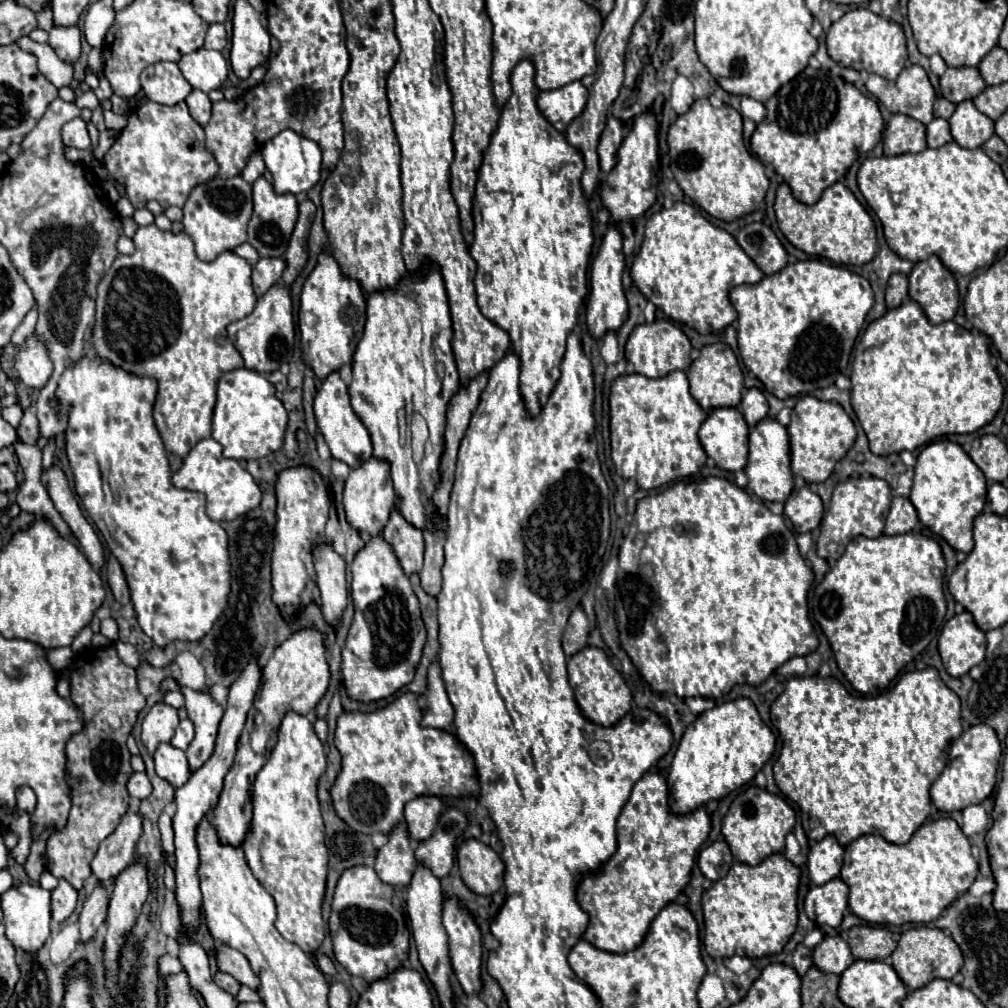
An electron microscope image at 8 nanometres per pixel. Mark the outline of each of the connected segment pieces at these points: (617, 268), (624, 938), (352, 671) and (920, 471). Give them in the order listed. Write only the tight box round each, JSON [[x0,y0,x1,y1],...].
[[586,225,628,337],[576,773,712,953],[342,537,426,703],[910,439,986,551]]

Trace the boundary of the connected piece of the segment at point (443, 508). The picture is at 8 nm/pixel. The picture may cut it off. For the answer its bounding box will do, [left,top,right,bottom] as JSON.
[432,373,488,519]

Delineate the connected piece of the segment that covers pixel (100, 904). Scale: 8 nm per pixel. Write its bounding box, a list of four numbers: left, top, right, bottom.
[80,883,110,939]

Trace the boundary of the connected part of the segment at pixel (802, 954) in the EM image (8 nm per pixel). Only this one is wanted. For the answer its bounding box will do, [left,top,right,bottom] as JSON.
[792,943,812,975]

